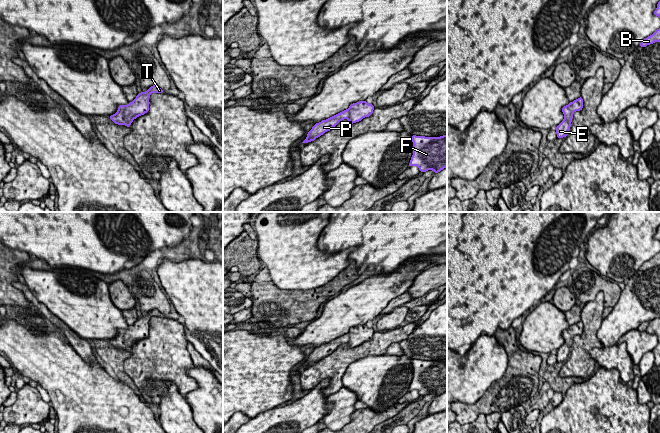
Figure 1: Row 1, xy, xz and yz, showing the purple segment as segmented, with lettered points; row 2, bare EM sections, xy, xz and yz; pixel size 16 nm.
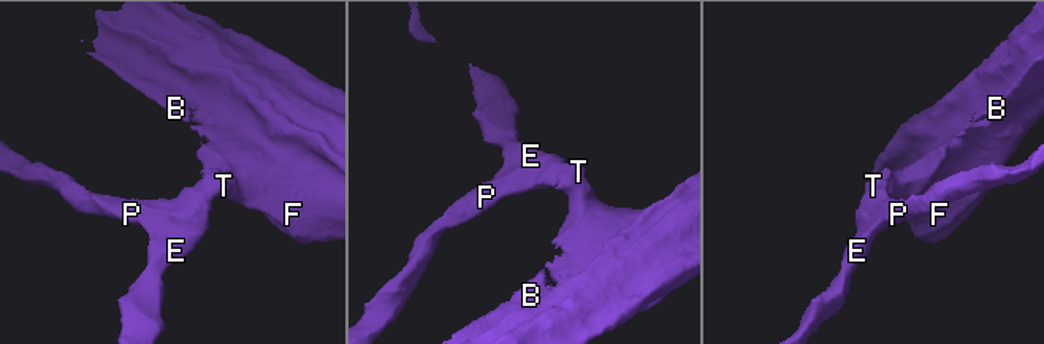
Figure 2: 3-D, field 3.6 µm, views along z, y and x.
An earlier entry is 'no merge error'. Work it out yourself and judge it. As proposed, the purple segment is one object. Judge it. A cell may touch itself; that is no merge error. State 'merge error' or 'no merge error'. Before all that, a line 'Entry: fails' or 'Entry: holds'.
Entry: fails
merge error

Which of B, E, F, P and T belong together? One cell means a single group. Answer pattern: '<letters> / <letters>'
B F T / E P

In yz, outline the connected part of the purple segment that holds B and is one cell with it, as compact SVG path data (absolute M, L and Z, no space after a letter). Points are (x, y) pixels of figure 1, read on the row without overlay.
M660 252L657 253L652 259L645 262L640 268L640 271L646 271L647 269L660 266Z

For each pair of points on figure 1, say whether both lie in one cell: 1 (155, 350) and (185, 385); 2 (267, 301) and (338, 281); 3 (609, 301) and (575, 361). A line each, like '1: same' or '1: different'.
1: same
2: same
3: different

